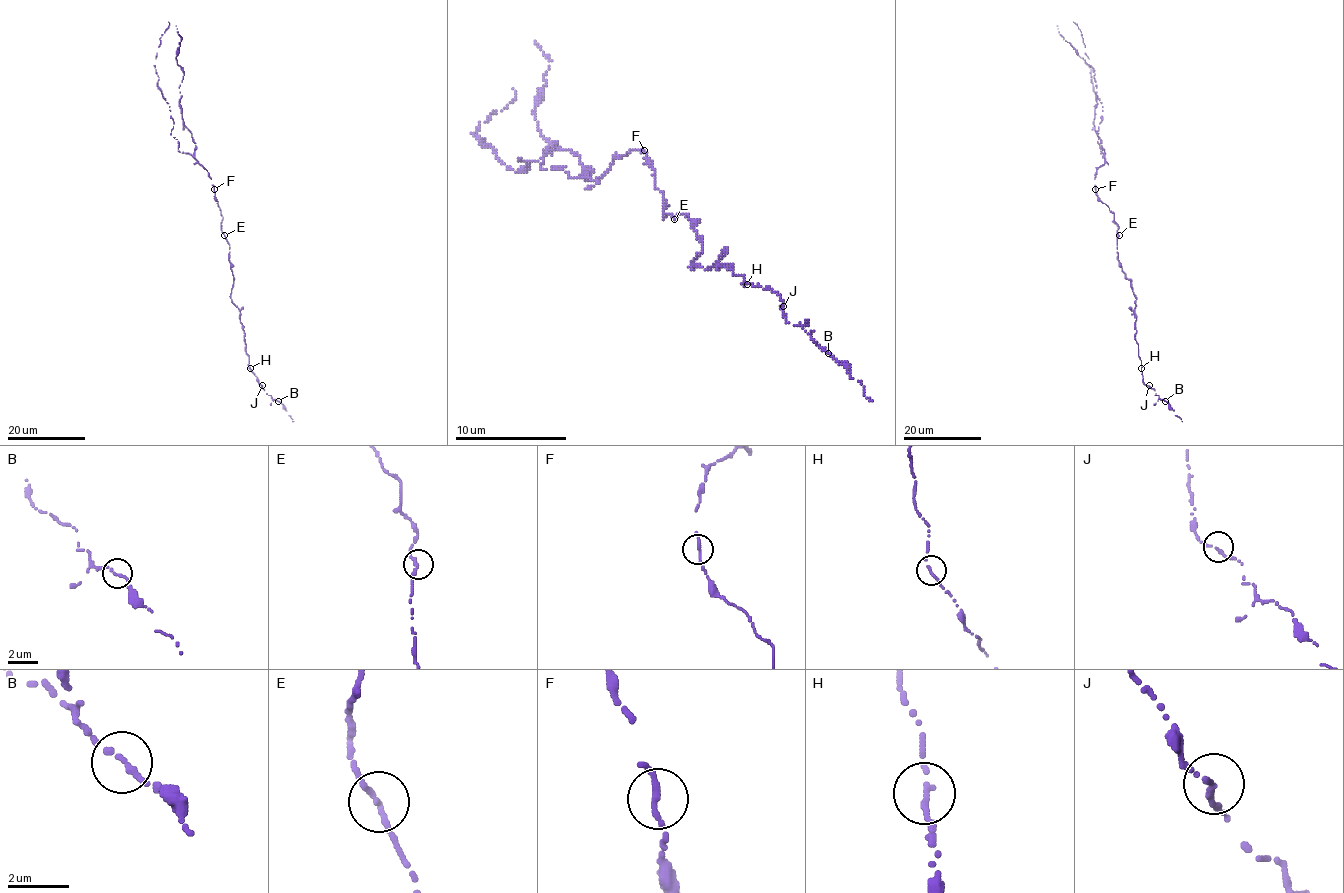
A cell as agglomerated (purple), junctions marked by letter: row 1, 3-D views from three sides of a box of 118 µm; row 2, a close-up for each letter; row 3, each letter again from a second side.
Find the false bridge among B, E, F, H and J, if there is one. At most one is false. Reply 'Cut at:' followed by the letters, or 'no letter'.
Cut at: no letter

